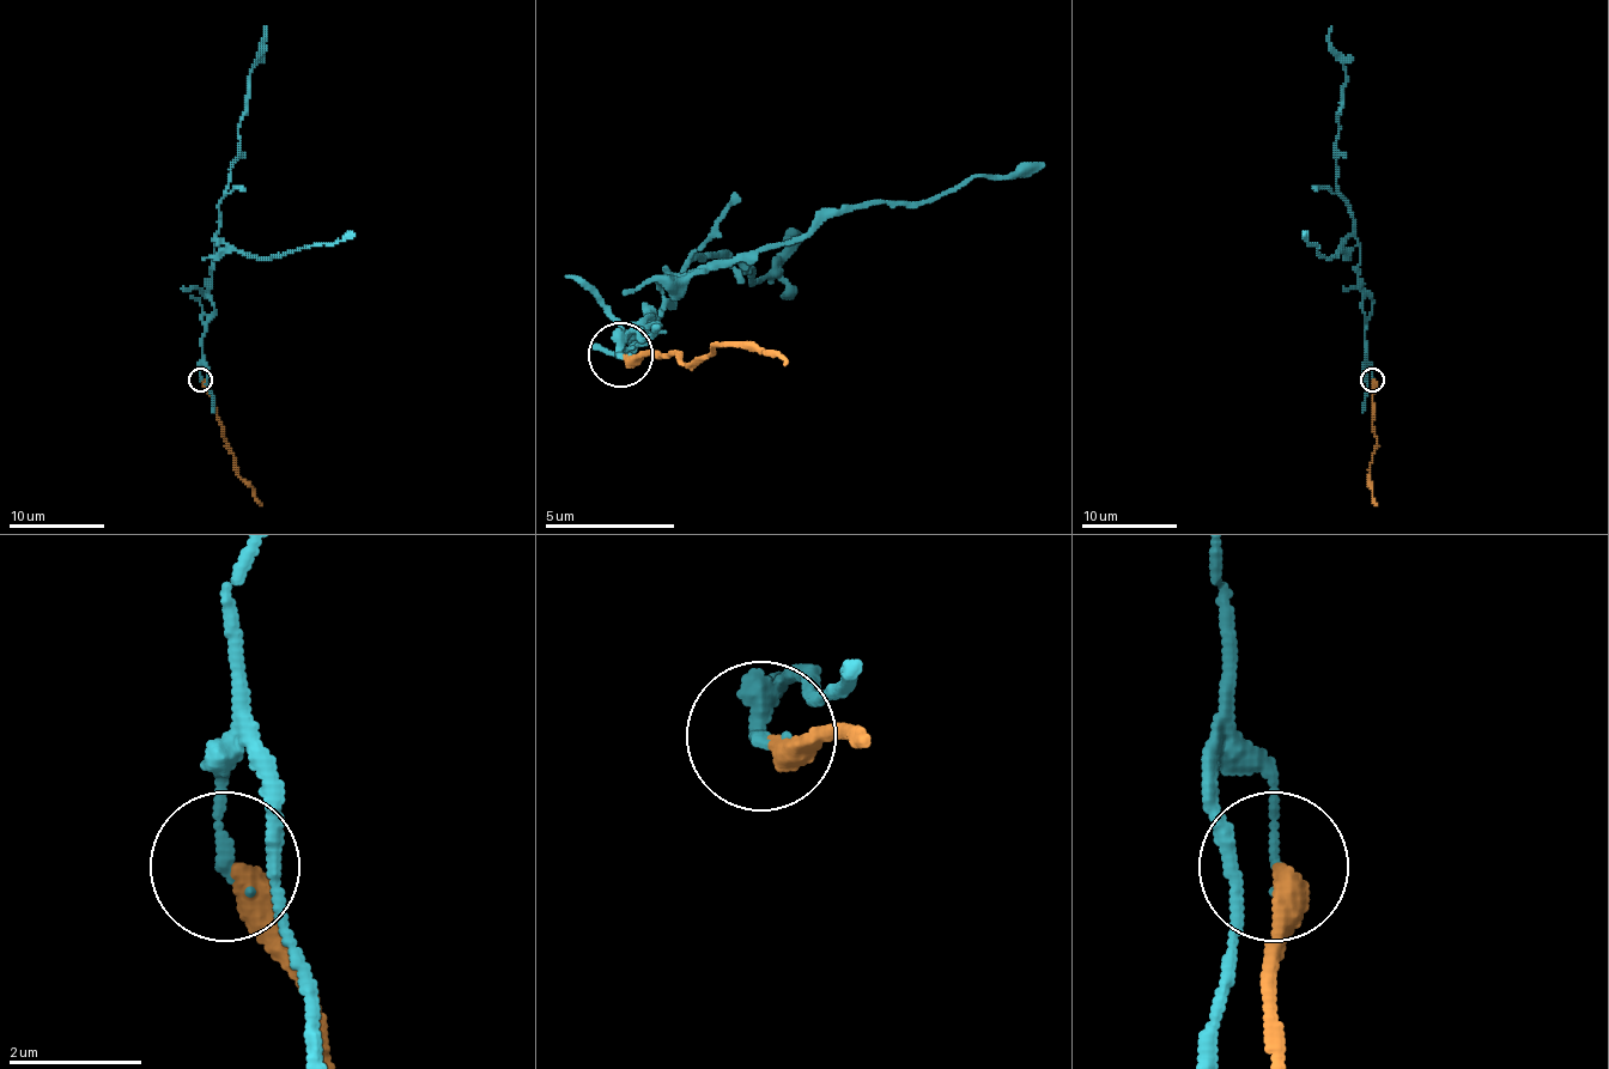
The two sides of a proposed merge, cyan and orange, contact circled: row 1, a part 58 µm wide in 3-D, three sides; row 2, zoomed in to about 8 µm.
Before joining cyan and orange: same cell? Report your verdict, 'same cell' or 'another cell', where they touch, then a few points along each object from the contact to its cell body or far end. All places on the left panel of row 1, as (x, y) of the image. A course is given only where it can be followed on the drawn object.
another cell | (200, 380) | cyan via (200, 380), (202, 334), (214, 310), (210, 291), (219, 200), (241, 144), (250, 70), (267, 26) | orange via (202, 380), (214, 402), (226, 448), (234, 455), (236, 472), (262, 505)

